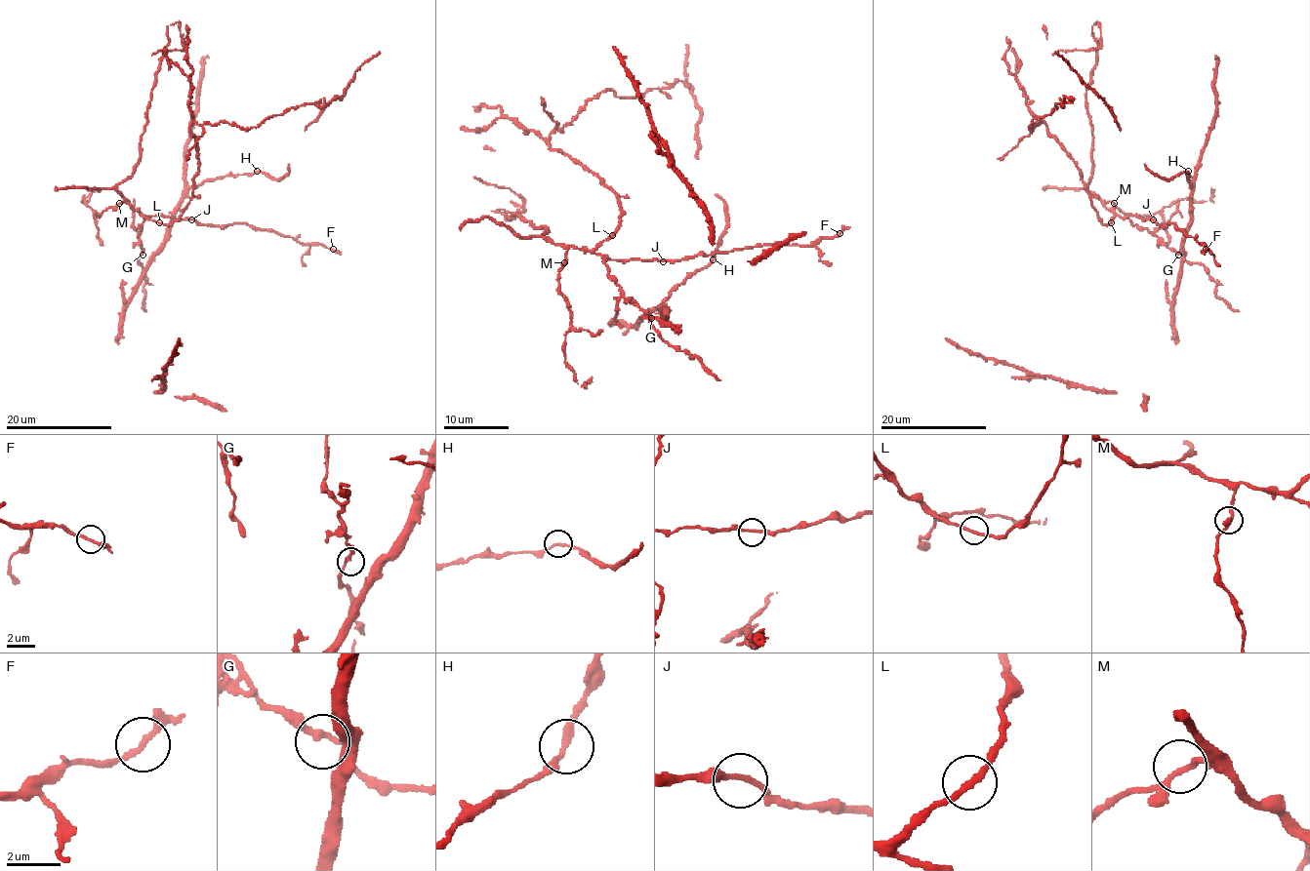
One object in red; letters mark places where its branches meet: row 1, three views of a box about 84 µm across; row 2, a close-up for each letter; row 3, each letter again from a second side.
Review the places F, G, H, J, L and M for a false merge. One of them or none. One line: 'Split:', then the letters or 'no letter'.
Split: no letter

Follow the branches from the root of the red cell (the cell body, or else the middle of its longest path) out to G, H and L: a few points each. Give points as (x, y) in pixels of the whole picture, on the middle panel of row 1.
G: (599, 255), (623, 296), (651, 318)
H: (599, 255), (623, 296), (651, 318), (662, 318), (664, 310), (660, 313), (659, 307), (671, 293), (713, 259)
L: (599, 255), (594, 252), (595, 248), (612, 235)

